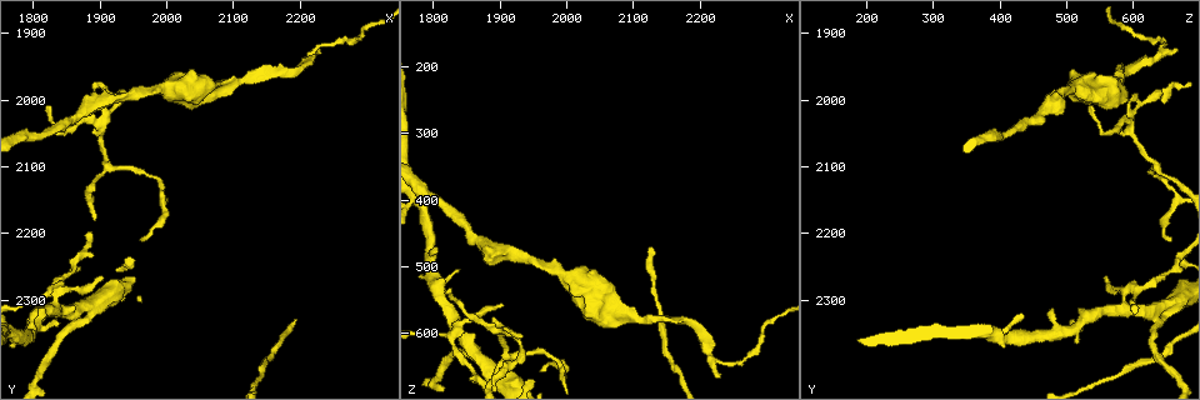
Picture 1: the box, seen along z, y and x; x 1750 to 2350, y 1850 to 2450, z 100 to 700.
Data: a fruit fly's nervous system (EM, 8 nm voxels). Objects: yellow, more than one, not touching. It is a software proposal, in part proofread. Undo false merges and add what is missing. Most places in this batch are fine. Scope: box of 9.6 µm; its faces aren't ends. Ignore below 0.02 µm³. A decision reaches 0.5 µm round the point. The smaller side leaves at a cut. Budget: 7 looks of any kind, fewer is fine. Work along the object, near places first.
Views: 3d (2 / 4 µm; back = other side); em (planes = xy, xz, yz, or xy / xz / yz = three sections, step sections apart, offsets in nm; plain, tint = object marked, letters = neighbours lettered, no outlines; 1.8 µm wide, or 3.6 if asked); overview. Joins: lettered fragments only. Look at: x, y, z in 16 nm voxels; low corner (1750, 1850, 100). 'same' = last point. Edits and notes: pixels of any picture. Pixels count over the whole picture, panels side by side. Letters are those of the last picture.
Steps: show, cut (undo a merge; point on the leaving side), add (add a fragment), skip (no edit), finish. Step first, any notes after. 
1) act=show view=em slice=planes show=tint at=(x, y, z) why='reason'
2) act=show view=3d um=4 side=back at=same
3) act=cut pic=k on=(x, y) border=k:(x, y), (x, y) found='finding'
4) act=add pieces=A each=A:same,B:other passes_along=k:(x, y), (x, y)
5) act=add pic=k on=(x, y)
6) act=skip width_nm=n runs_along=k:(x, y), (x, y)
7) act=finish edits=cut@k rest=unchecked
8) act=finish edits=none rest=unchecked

act=show view=em slice=planes show=tint at=(1935, 2005, 620) why='sharp bend'

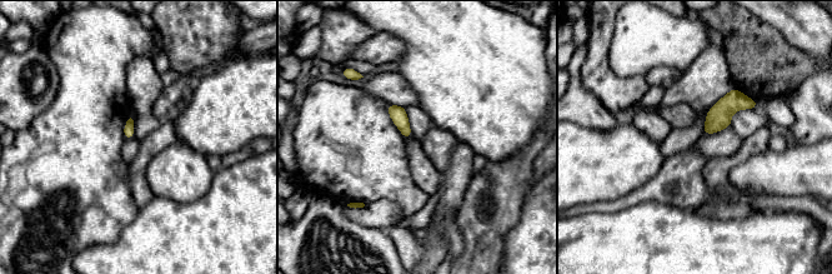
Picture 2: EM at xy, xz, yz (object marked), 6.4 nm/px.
act=show view=em slice=planes show=letters at=same why='see the neighbours'

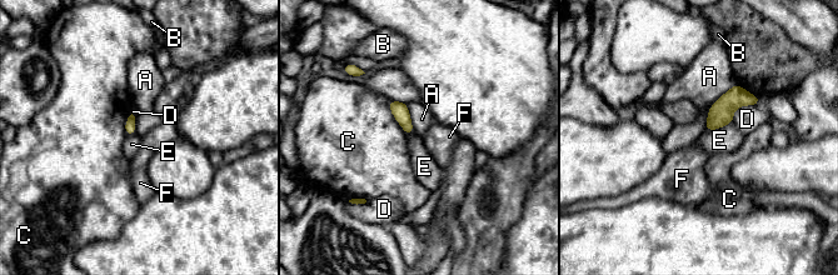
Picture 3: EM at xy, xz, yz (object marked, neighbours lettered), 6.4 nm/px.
act=skip longest_contact=A:360nm each=A:other,B:other,C:other,D:other,E:other,F:other found='one neuron here'

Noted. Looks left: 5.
act=show view=em um=3.6 slice=planes show=plain at=(1960, 2210, 655) why='long arm stops here'

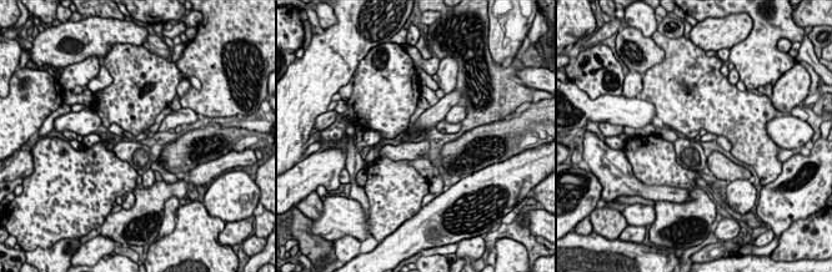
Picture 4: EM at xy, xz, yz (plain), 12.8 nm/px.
act=show view=em um=3.6 slice=planes show=tint at=same

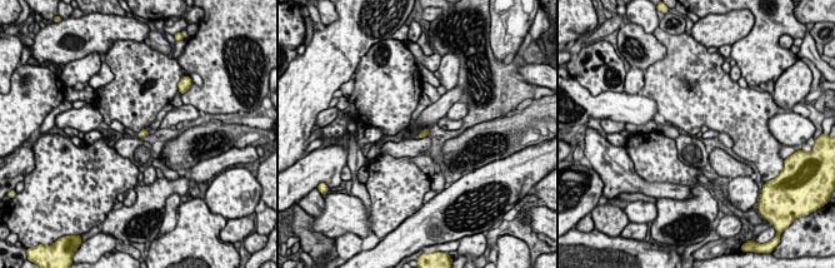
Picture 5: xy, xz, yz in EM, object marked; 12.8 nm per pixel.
act=show view=em um=3.6 slice=planes show=letters at=same why='what lies round it'

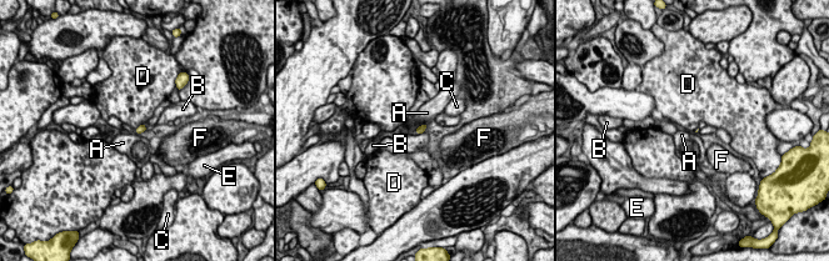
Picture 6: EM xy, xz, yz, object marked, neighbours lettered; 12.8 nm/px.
act=skip longest_contact=A:200nm each=A:other,B:other,C:other,D:other,E:other,F:other found='no lettered fragment goes on from it'

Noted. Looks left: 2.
act=show view=em slice=planes show=letters at=(2225, 1925, 665) why='branch stops here'

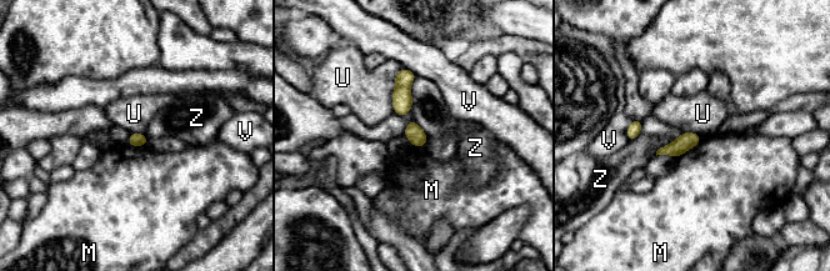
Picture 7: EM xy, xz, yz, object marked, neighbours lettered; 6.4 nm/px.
act=skip each=M:other,U:other,V:other,Z:other border=7:(403, 68), (395, 75), (393, 113) found='no lettered fragment goes on from it'

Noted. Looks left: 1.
act=finish edits=none rest=unchecked

